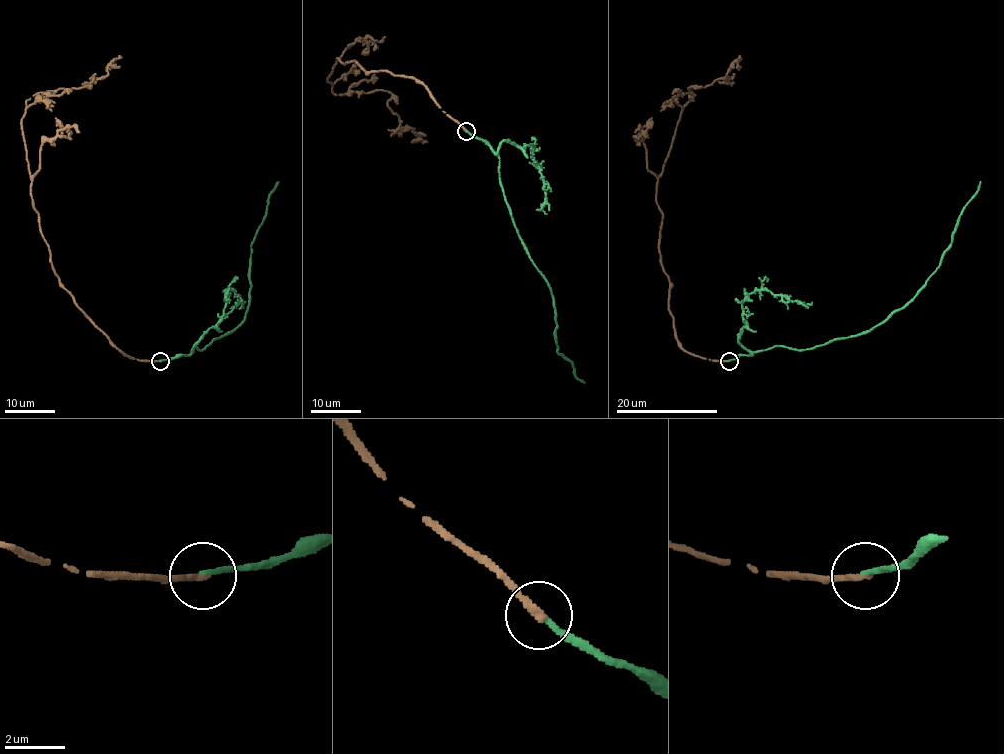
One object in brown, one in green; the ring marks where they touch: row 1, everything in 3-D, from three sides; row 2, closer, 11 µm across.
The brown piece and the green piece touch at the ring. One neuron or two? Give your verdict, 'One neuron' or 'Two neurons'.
Two neurons

